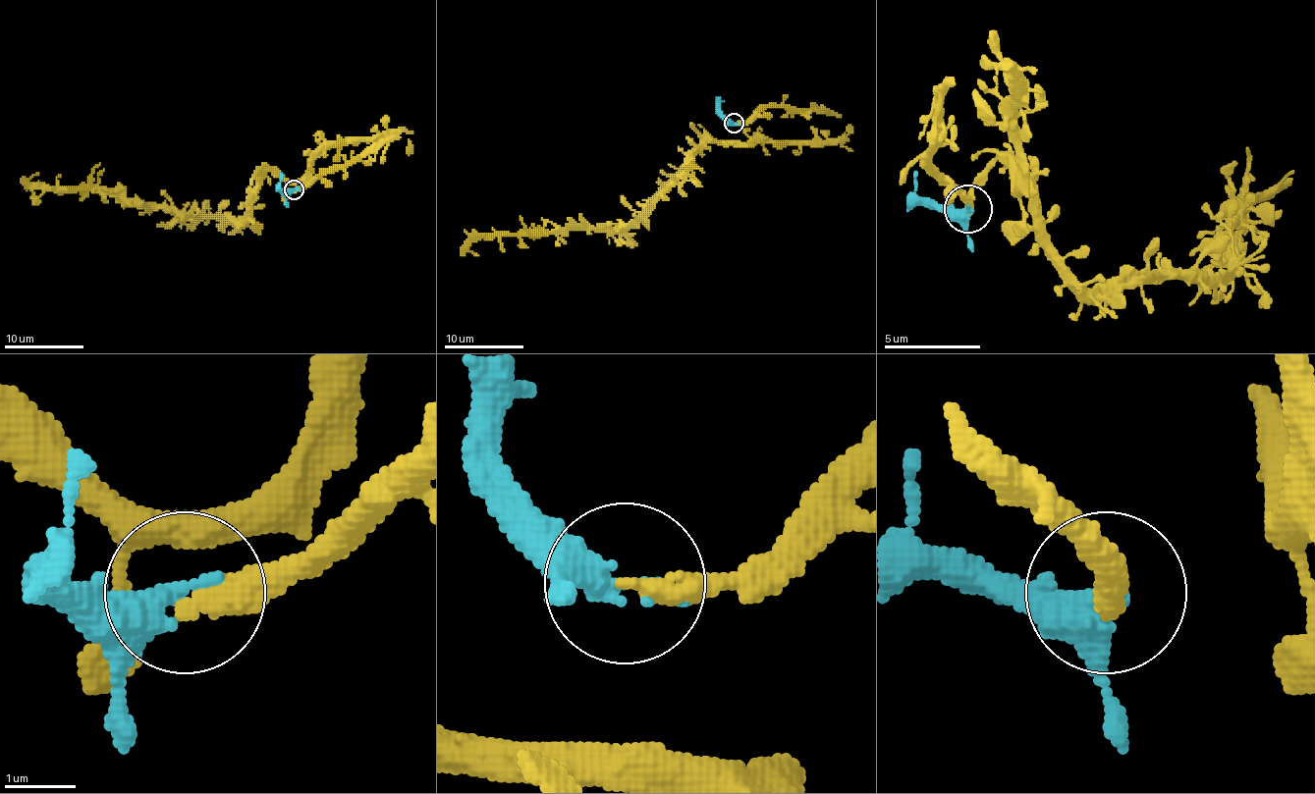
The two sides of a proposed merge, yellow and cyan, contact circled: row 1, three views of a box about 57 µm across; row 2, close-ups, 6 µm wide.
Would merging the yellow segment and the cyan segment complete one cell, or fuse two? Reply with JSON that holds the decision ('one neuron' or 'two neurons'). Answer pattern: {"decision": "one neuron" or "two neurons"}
{"decision": "one neuron"}

